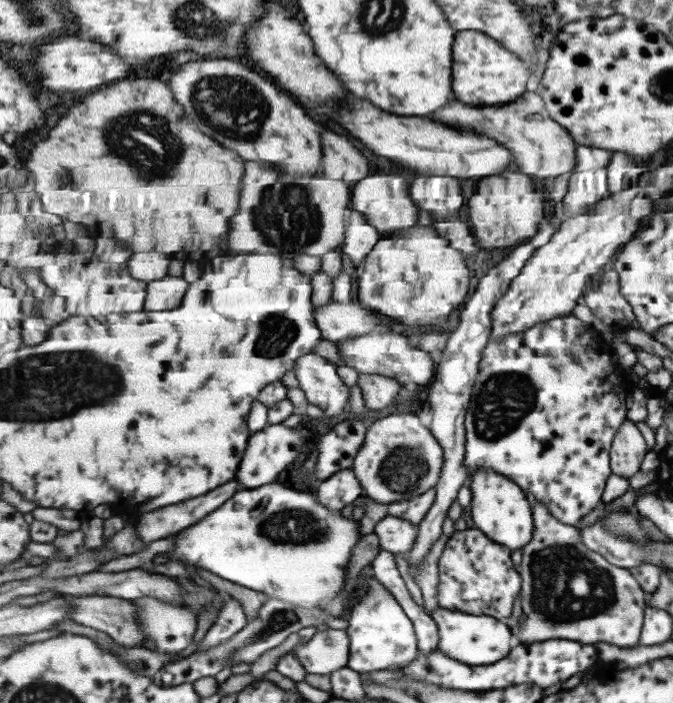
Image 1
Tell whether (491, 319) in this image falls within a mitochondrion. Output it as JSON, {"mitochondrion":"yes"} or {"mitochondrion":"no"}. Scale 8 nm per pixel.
{"mitochondrion":"no"}

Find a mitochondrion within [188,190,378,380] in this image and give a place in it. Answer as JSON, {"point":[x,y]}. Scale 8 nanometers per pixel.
{"point":[276,331]}

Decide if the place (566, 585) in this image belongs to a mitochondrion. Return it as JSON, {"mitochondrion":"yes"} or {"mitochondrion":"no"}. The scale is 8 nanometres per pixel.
{"mitochondrion":"yes"}

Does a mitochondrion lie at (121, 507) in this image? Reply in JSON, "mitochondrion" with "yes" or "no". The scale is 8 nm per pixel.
{"mitochondrion":"no"}

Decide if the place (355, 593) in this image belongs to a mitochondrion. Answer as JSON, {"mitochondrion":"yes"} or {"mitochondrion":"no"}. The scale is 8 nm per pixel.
{"mitochondrion":"no"}

